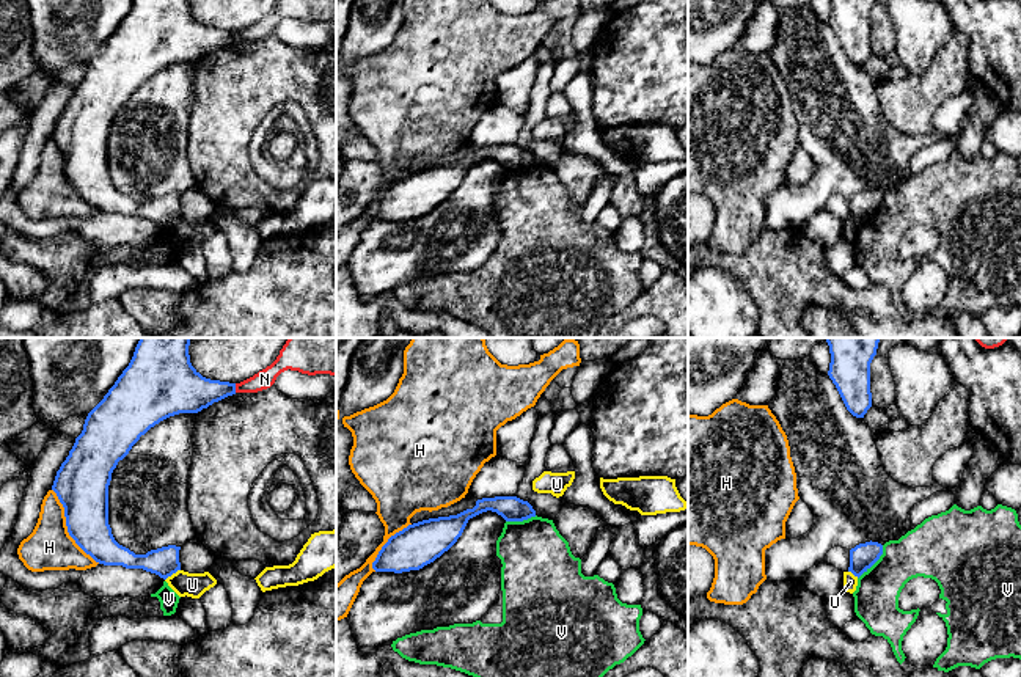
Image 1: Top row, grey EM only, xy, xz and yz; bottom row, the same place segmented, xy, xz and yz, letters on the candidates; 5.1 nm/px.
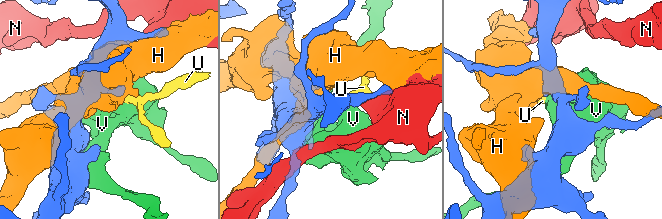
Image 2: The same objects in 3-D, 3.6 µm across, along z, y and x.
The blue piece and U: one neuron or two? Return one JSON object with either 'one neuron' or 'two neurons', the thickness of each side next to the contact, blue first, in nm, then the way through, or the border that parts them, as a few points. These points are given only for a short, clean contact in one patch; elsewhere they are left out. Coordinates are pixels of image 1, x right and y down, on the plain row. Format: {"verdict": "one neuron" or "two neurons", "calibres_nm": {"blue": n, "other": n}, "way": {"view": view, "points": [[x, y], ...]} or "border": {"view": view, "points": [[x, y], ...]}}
{"verdict": "two neurons", "calibres_nm": {"blue": 150, "other": 130}, "border": {"view": "xy", "points": [[179, 217], [165, 228]]}}

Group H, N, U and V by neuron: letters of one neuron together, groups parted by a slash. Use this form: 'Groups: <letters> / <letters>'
Groups: H / N / U / V

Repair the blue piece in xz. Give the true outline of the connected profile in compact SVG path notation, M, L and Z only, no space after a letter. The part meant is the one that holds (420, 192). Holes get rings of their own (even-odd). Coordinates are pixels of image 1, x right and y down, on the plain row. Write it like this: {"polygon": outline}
{"polygon": "M517 145L482 146L473 157L457 163L423 168L396 181L379 199L372 217L394 221L423 217L457 190L470 167L487 159L496 160L506 170L536 165L532 154Z"}

